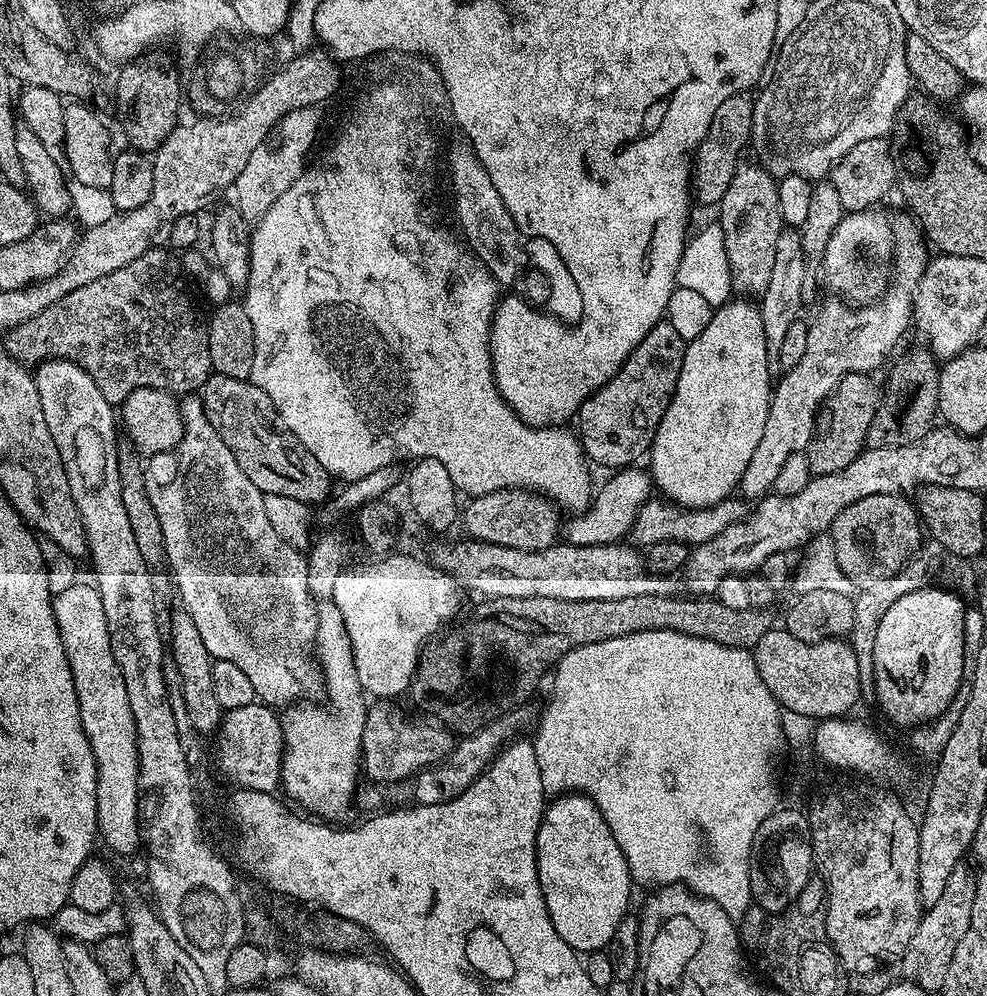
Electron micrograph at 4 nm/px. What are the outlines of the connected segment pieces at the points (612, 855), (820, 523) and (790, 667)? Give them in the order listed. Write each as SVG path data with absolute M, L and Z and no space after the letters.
M560 794L553 800L556 801L553 804L551 801L545 807L536 839L536 877L542 898L546 902L550 922L554 922L554 930L558 930L566 943L574 949L596 948L596 944L604 944L604 940L612 936L616 919L620 917L620 912L626 910L624 896L628 896L632 873L618 842L614 842L610 828L606 826L602 814L589 796Z
M863 451L842 470L813 477L798 494L765 496L753 507L756 509L752 517L750 512L747 518L726 526L726 530L710 538L710 542L697 544L689 551L688 561L682 569L684 584L692 591L689 593L696 598L715 597L722 578L755 573L771 555L789 553L796 547L803 547L814 536L825 533L846 506L874 494L889 496L888 476L894 476L894 470L896 468L890 466L890 474L878 474L878 470L870 468L870 462L866 462L866 453Z
M773 626L769 632L762 634L762 639L756 648L751 649L751 654L762 682L766 682L766 690L770 690L781 709L793 717L810 720L844 718L851 713L848 711L855 706L856 700L861 699L858 658L854 658L854 650L847 639L823 640L811 644L794 638L794 634L790 634L787 627Z

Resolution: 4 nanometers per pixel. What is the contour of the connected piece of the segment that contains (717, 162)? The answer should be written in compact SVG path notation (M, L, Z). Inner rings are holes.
M740 93L732 98L726 98L718 111L714 114L714 122L707 131L706 138L696 151L693 161L693 180L691 182L693 197L706 205L719 205L720 200L730 182L733 181L737 166L741 161L742 150L749 145L753 130L753 108L755 99L749 93ZM720 112L726 112L720 118ZM720 124L726 126L748 126L748 128L720 128Z

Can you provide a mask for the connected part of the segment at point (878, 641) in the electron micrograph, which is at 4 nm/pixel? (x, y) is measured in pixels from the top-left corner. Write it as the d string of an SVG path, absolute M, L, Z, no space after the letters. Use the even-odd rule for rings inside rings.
M925 586L915 588L913 592L908 592L902 598L898 598L898 602L894 602L894 606L890 606L890 610L886 610L886 614L882 614L882 622L878 622L878 634L874 638L874 670L872 671L872 683L876 686L875 703L880 703L880 708L893 720L896 724L910 724L908 726L923 726L937 720L947 708L953 707L956 695L961 695L962 685L965 683L964 667L966 661L963 658L963 652L966 649L964 643L964 604L965 601L957 596L955 592L949 592L946 588L939 586Z

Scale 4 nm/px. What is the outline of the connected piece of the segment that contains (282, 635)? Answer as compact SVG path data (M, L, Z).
M184 394L179 397L180 413L182 414L182 426L184 427L184 436L180 440L180 445L174 449L174 457L176 456L176 465L171 468L168 464L160 464L164 462L152 462L144 469L144 481L146 482L146 494L150 498L150 506L154 506L154 514L158 514L158 522L162 522L162 538L164 539L164 555L166 557L167 567L172 567L172 576L176 579L176 588L180 591L180 602L182 607L190 614L190 618L194 618L194 626L198 626L198 634L202 636L202 646L208 651L212 660L225 660L226 662L234 662L234 666L238 666L238 670L242 670L242 674L246 674L246 678L250 678L250 683L254 685L257 697L263 703L269 706L292 706L297 702L303 701L304 696L312 696L316 691L322 688L322 673L318 662L313 655L310 655L310 649L313 647L316 638L316 606L317 601L312 599L310 594L310 586L308 585L308 561L305 553L301 551L295 544L287 544L278 534L278 530L274 530L274 526L270 526L270 518L266 518L266 502L264 501L265 493L258 490L258 486L254 486L254 482L250 482L250 478L246 478L246 474L242 474L242 466L238 466L238 462L234 462L234 454L230 454L230 446L226 446L226 442L222 442L222 438L218 438L218 430L214 430L214 426L210 426L210 418L206 418L204 413L204 404L200 401L199 395Z

